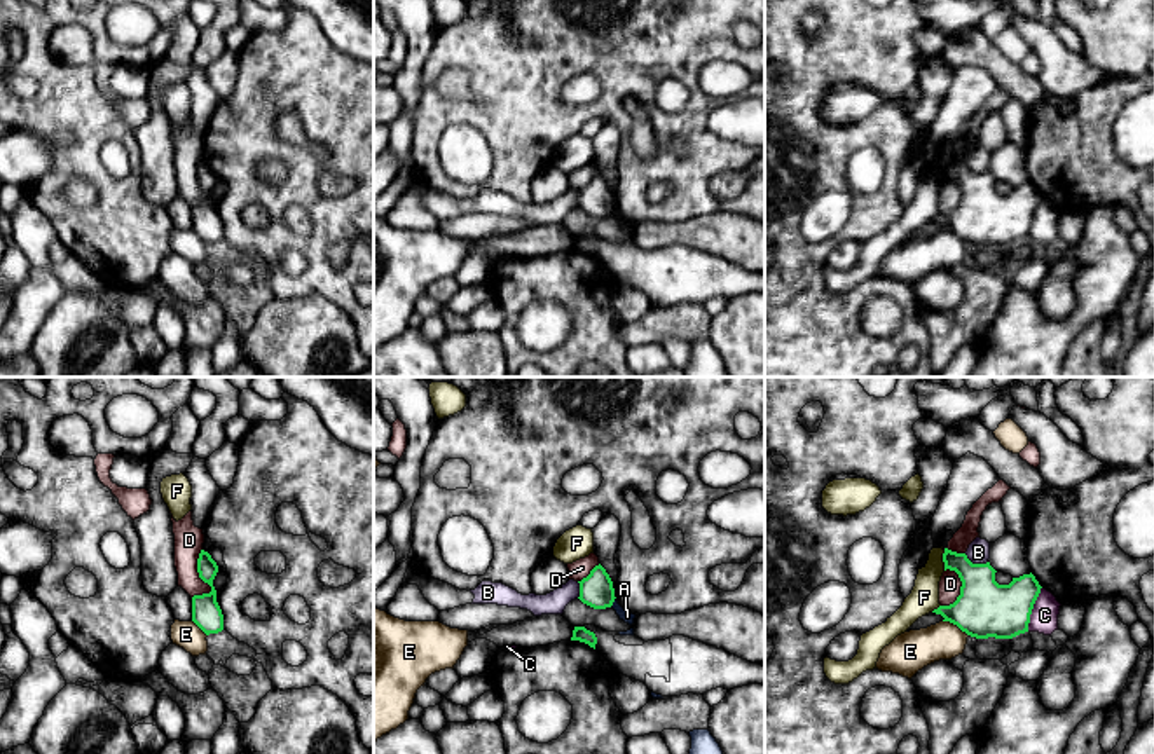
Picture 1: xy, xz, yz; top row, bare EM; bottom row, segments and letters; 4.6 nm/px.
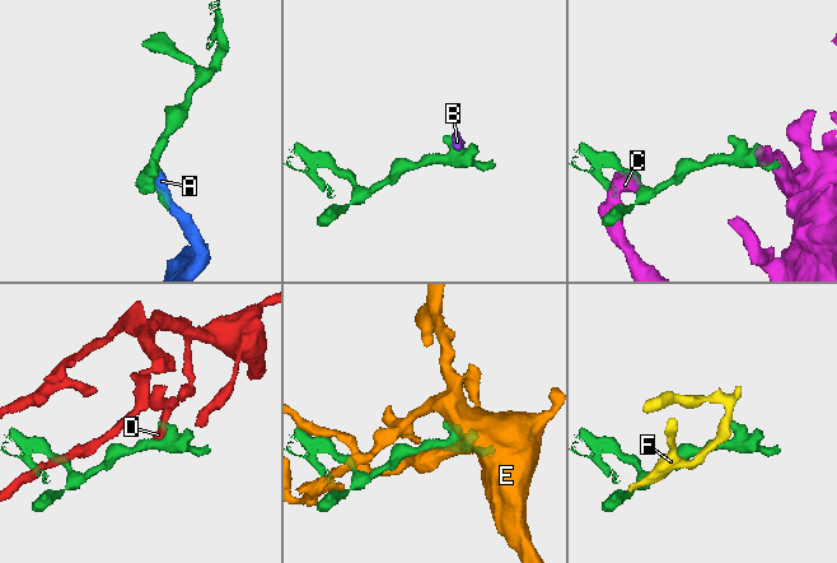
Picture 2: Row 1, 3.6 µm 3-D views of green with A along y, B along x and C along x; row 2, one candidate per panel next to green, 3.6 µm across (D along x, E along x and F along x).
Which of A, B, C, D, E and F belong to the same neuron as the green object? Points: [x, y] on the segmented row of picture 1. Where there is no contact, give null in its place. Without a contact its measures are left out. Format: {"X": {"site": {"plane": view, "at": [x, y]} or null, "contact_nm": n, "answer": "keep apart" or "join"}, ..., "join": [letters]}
{"A": {"site": {"plane": "xz", "at": [613, 601]}, "contact_nm": 50, "answer": "keep apart"}, "B": {"site": {"plane": "yz", "at": [976, 564]}, "contact_nm": 120, "answer": "keep apart"}, "C": {"site": {"plane": "yz", "at": [1032, 608]}, "contact_nm": 220, "answer": "keep apart"}, "D": {"site": {"plane": "xy", "at": [201, 578]}, "contact_nm": 240, "answer": "keep apart"}, "E": {"site": {"plane": "yz", "at": [955, 623]}, "contact_nm": 140, "answer": "keep apart"}, "F": {"site": {"plane": "yz", "at": [943, 561]}, "contact_nm": 100, "answer": "keep apart"}, "join": []}

